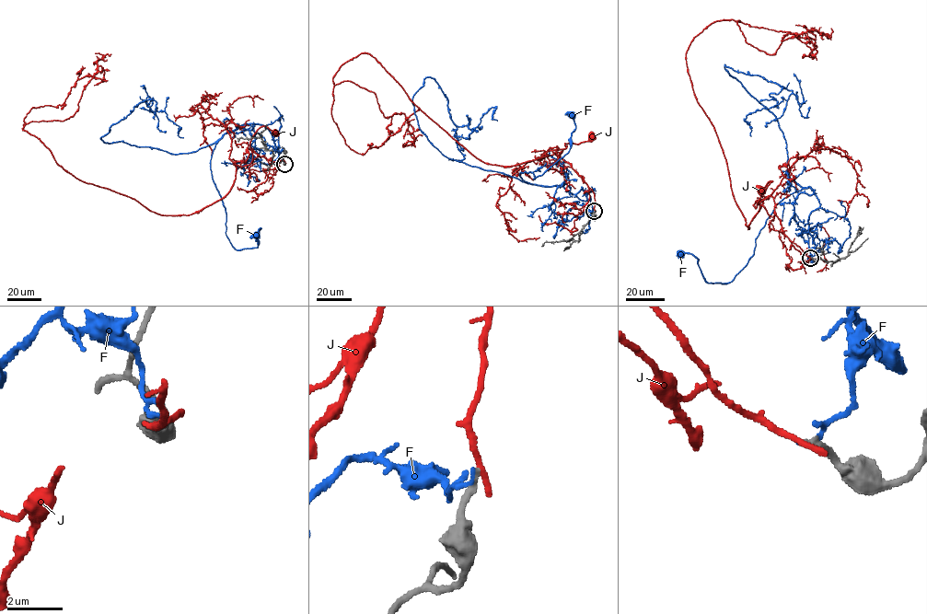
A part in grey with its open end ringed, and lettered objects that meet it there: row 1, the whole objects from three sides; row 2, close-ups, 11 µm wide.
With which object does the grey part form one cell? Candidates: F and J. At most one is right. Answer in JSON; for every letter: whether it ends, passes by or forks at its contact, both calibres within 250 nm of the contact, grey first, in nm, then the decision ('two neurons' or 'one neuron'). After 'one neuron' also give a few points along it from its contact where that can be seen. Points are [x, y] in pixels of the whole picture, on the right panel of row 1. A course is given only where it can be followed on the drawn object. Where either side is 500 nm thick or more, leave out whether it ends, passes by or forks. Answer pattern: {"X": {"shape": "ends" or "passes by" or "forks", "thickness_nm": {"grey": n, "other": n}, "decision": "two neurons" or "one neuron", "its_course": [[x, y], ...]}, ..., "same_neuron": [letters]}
{"F": {"shape": "passes by", "thickness_nm": {"grey": 300, "other": 110}, "decision": "two neurons"}, "J": {"shape": "ends", "thickness_nm": {"grey": 260, "other": 280}, "decision": "two neurons"}, "same_neuron": []}

